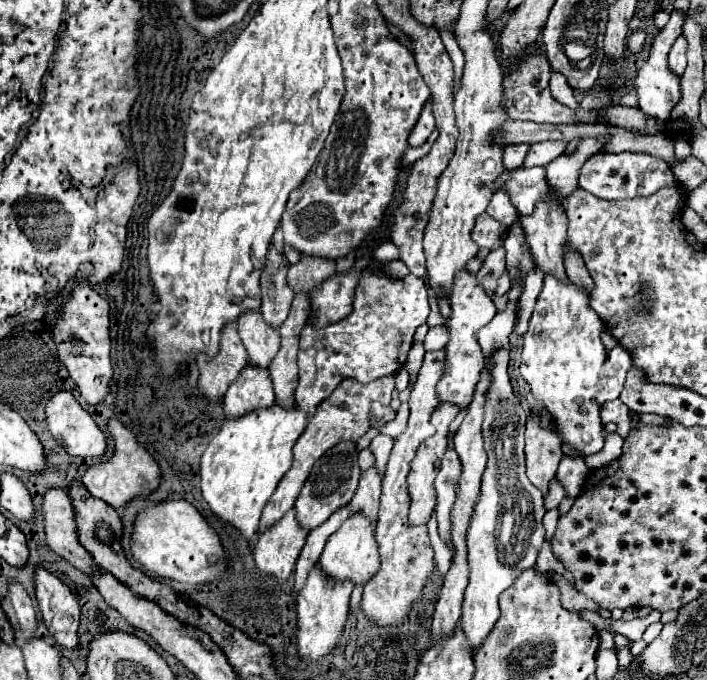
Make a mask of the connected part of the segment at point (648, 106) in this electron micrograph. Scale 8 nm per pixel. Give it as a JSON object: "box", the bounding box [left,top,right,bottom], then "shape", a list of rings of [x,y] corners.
{"box":[634,9,684,119],"shape":[[[674,9],[670,13],[670,21],[666,23],[664,29],[660,29],[660,33],[654,37],[654,43],[652,43],[652,49],[650,49],[650,57],[648,61],[640,67],[638,71],[638,77],[634,81],[634,89],[636,89],[636,95],[638,95],[638,103],[640,103],[640,109],[654,117],[654,119],[668,119],[670,117],[670,111],[674,109],[674,105],[682,99],[682,91],[680,91],[680,77],[668,69],[668,53],[674,45],[674,41],[682,35],[682,25],[684,25],[684,13]]]}

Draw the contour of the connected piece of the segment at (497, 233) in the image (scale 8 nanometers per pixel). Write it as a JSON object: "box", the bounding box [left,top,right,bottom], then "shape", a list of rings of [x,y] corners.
{"box":[472,213,506,249],"shape":[[[482,213],[476,219],[474,231],[472,231],[472,239],[478,243],[478,247],[484,249],[494,249],[500,245],[500,237],[506,231],[506,227],[502,223],[498,223],[496,219],[492,219],[490,215]]]}

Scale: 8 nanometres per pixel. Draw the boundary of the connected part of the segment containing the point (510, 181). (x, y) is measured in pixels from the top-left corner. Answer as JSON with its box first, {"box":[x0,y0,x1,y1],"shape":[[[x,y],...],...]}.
{"box":[494,167,550,215],"shape":[[[544,167],[516,169],[504,171],[494,181],[494,191],[502,189],[508,193],[512,205],[520,215],[530,215],[534,203],[542,199],[542,195],[550,195],[550,187],[546,187],[546,179],[542,179]]]}

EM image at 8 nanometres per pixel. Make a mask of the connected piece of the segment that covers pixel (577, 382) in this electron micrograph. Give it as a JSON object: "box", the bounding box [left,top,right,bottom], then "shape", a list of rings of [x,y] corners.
{"box":[520,275,631,457],"shape":[[[546,275],[530,327],[524,335],[520,363],[522,377],[528,381],[532,395],[544,401],[546,409],[552,413],[562,441],[572,443],[584,457],[594,455],[604,447],[600,407],[602,403],[620,397],[631,367],[623,366],[623,371],[604,371],[602,365],[608,359],[608,351],[600,339],[604,323],[590,307],[588,295],[586,289],[580,289],[570,279],[560,281],[554,275]]]}

